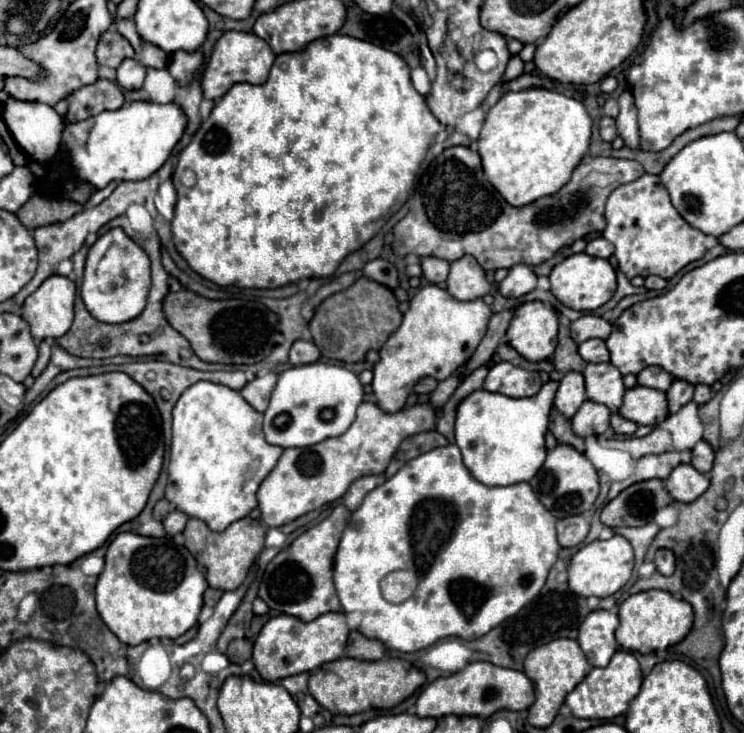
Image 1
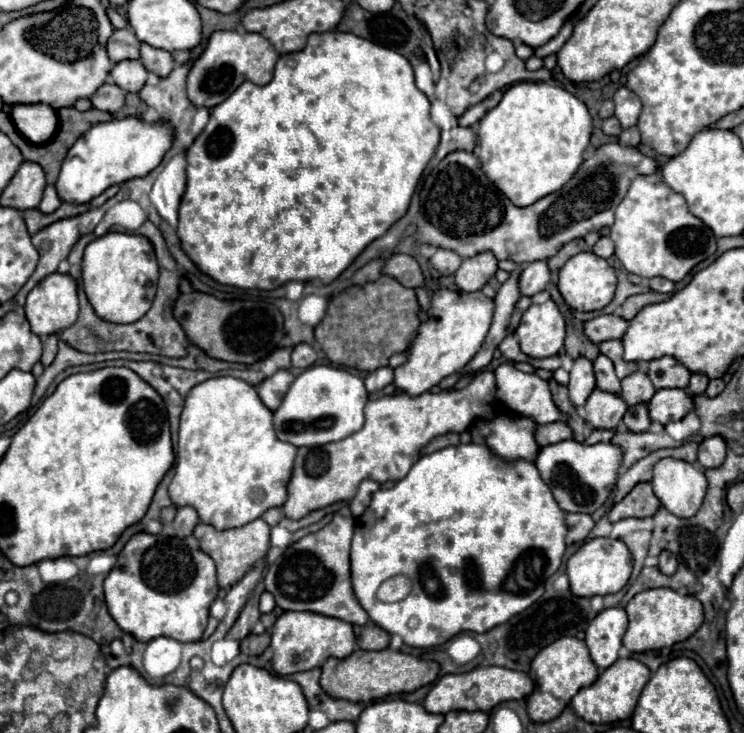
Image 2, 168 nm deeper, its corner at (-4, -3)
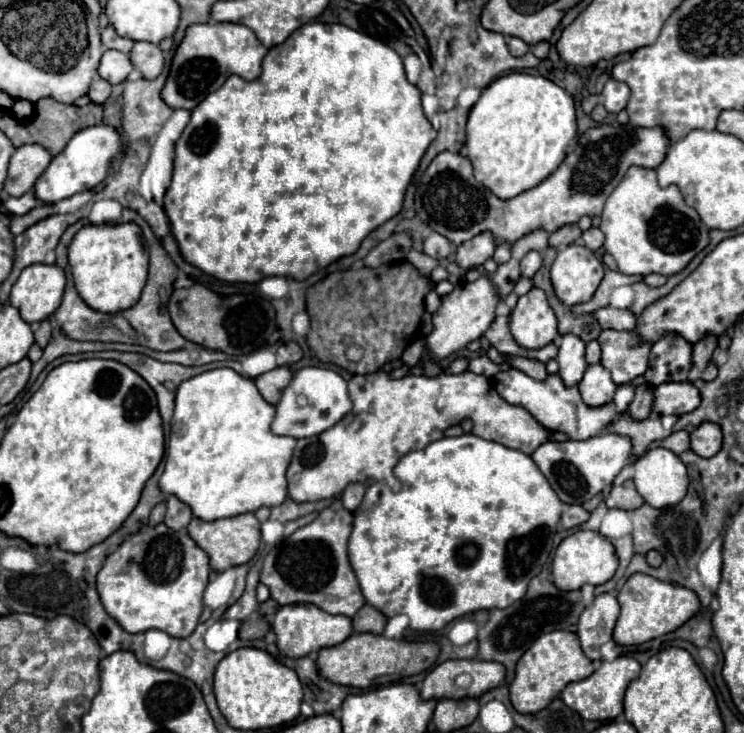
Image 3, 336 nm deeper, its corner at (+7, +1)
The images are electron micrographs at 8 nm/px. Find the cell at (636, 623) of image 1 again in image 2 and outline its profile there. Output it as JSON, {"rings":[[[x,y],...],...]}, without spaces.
{"rings":[[[652,588],[636,594],[628,604],[628,630],[624,634],[624,646],[630,652],[646,652],[646,650],[660,650],[690,638],[702,624],[704,612],[702,604],[696,596],[682,596],[672,588]]]}

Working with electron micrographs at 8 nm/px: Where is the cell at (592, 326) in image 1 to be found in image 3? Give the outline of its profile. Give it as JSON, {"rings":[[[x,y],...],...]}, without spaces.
{"rings":[[[609,306],[595,310],[593,316],[597,318],[597,322],[603,330],[607,330],[607,328],[611,328],[611,330],[633,330],[637,324],[637,318],[629,310],[615,310]]]}

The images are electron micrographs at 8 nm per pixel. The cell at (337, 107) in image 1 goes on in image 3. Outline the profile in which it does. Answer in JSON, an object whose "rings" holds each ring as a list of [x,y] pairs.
{"rings":[[[309,22],[303,24],[285,44],[271,48],[263,58],[263,72],[257,80],[247,82],[241,76],[229,76],[229,80],[215,92],[211,92],[193,112],[191,122],[183,130],[175,146],[175,170],[171,186],[165,194],[165,212],[171,222],[171,232],[179,244],[183,258],[203,270],[209,276],[215,276],[225,282],[261,282],[265,276],[285,276],[295,280],[307,280],[315,272],[327,268],[335,260],[355,254],[361,240],[373,232],[377,226],[393,218],[401,206],[405,190],[415,174],[421,156],[427,146],[435,140],[437,132],[431,128],[429,120],[421,108],[421,92],[417,86],[409,84],[405,78],[403,62],[399,54],[387,44],[351,30],[343,24],[321,24]]]}

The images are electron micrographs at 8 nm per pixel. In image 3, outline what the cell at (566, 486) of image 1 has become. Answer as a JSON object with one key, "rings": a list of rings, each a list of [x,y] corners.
{"rings":[[[619,434],[593,436],[589,440],[567,440],[567,442],[545,442],[533,454],[533,462],[539,466],[551,488],[565,504],[583,504],[613,484],[615,476],[631,460],[631,442]]]}

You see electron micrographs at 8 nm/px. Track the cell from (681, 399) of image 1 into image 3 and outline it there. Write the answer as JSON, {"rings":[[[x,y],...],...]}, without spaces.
{"rings":[[[707,336],[701,342],[697,342],[693,346],[693,366],[699,368],[699,370],[705,370],[709,360],[711,360],[711,354],[713,354],[715,346],[717,346],[717,340],[713,336]]]}

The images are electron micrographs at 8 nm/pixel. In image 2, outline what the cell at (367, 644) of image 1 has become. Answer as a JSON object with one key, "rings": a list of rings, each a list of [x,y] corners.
{"rings":[[[372,622],[364,626],[354,626],[354,634],[362,650],[384,650],[388,648],[388,642],[390,642],[390,634]]]}

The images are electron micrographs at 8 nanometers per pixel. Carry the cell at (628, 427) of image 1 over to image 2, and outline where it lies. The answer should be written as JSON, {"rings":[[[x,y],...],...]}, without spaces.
{"rings":[[[642,402],[642,404],[630,406],[622,422],[630,432],[646,432],[650,428],[650,424],[652,424],[652,420],[648,416],[648,404]]]}

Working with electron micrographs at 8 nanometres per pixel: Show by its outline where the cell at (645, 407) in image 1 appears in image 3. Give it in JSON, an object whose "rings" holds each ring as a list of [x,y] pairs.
{"rings":[[[669,382],[659,384],[653,390],[653,406],[651,412],[665,416],[665,414],[687,414],[699,406],[699,390],[691,382]]]}

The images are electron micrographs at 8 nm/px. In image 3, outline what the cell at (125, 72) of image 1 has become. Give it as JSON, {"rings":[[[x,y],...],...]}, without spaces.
{"rings":[[[107,50],[99,64],[99,76],[103,80],[107,80],[109,84],[125,82],[127,76],[131,74],[131,70],[133,70],[133,64],[131,64],[129,56],[119,50]]]}

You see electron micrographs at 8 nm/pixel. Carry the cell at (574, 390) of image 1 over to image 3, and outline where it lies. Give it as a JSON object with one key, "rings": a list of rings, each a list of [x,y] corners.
{"rings":[[[567,334],[563,336],[559,354],[555,358],[559,362],[559,376],[563,378],[565,386],[577,386],[587,370],[587,362],[585,362],[585,344],[581,342],[581,338]]]}

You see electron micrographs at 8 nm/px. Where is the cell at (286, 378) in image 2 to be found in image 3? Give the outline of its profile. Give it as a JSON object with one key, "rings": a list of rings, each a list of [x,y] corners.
{"rings":[[[279,366],[271,372],[265,372],[261,376],[255,378],[255,384],[257,384],[257,390],[259,394],[269,402],[269,404],[277,404],[277,400],[281,398],[281,392],[285,388],[285,384],[289,384],[291,380],[291,370],[287,366]]]}

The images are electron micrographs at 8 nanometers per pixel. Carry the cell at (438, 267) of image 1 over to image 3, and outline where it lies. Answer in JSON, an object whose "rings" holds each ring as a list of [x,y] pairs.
{"rings":[[[433,232],[425,242],[423,242],[423,252],[435,260],[447,260],[447,256],[453,252],[453,244],[445,240],[445,236]]]}

